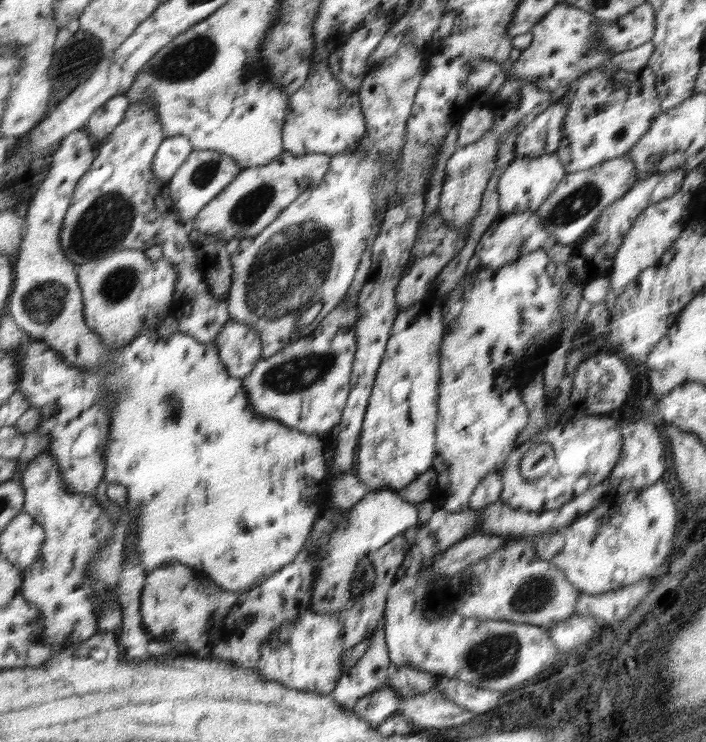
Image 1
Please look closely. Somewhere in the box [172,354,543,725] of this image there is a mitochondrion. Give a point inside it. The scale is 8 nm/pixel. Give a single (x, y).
(493, 658)

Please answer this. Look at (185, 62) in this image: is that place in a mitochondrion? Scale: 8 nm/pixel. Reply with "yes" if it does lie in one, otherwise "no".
yes

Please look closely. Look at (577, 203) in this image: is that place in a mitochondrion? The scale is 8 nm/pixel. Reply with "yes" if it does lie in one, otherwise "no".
yes

